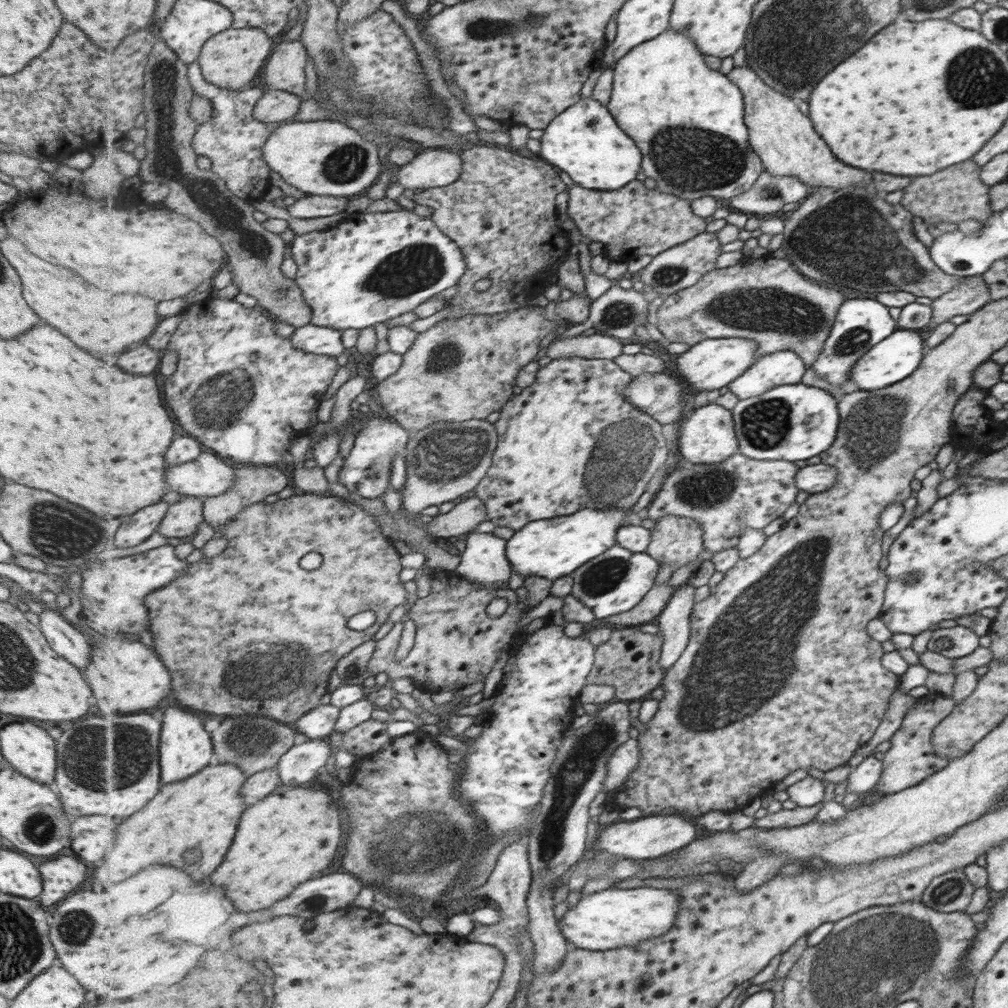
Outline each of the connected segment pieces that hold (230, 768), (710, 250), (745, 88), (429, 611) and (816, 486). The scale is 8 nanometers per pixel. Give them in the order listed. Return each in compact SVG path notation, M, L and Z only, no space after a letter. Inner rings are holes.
M223 762L209 765L201 774L191 776L189 784L185 780L181 784L166 784L153 804L147 804L141 812L137 812L137 816L131 816L121 824L117 856L109 850L107 856L101 858L101 866L93 870L93 878L103 884L115 884L131 878L151 864L169 864L177 868L197 864L197 870L185 872L193 878L197 872L197 880L207 878L225 860L235 840L235 832L247 803L241 792L248 777L240 766Z
M706 232L691 240L661 252L642 269L637 277L665 298L686 288L695 286L708 272L717 269L717 258L723 254L718 233Z
M750 66L735 67L728 76L740 85L745 98L746 122L752 147L762 158L771 176L796 176L810 190L818 187L835 190L867 186L871 176L859 168L849 168L839 162L825 142L813 132L811 122L797 110L791 97L785 96L769 85Z
M437 570L432 578L432 592L418 599L410 608L408 616L415 622L414 646L407 655L397 661L395 652L401 640L403 622L395 622L381 639L375 641L375 652L369 662L373 676L388 672L392 680L406 676L419 682L427 692L441 688L455 688L475 682L483 682L493 666L499 662L503 648L513 642L519 632L519 622L524 611L517 608L519 597L515 590L481 590L465 578L452 572ZM495 598L505 598L508 607L499 617L487 614L487 606Z
M819 463L806 465L799 469L795 477L795 485L799 486L803 495L815 495L829 490L835 483L837 470L833 466Z

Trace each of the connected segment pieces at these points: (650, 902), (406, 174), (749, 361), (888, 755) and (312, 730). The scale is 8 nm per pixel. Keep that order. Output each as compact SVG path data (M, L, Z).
M647 886L633 889L604 889L591 893L579 900L572 908L569 908L559 922L562 934L569 945L589 951L609 951L613 948L623 948L640 944L643 941L664 936L673 929L676 917L680 914L682 904L680 896L671 889L651 888Z
M424 147L413 162L400 167L396 182L407 190L427 190L456 183L463 172L463 151L452 152L444 147Z
M712 338L693 345L685 354L676 359L678 372L685 378L693 392L719 390L729 386L734 380L743 376L756 360L758 344L744 338Z
M940 695L933 700L925 700L921 704L912 702L912 707L905 713L899 729L888 740L890 747L880 760L881 774L873 788L877 793L891 794L915 786L948 763L946 758L934 754L930 740L935 726L951 712L954 704L955 702L949 697L945 698Z
M329 703L317 705L311 712L296 721L298 732L311 739L331 737L340 717L340 708Z

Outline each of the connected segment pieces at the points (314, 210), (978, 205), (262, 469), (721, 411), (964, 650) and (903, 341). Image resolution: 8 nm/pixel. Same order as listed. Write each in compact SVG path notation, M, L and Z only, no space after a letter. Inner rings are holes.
M306 195L286 206L288 214L293 218L321 218L345 212L350 205L350 197L336 197L331 195Z
M965 160L965 164L957 164L957 168L945 168L945 172L935 172L933 176L915 178L909 186L903 188L901 206L912 216L919 216L927 226L936 223L943 224L943 222L953 222L957 225L957 220L966 216L984 222L992 213L988 203L990 186L980 181L979 171L980 167L973 164L973 160ZM935 212L941 216L931 216Z
M238 464L236 466L237 484L227 492L224 492L223 495L208 497L204 501L204 518L214 529L239 520L239 514L245 512L245 508L251 508L253 506L252 504L265 500L267 496L285 490L291 483L289 476L283 470L276 468L275 465L259 466Z
M709 403L694 409L692 413L686 412L686 421L682 425L679 433L678 446L683 458L694 464L720 464L729 461L731 457L737 455L740 450L740 440L736 435L736 423L732 410L727 410L719 404Z
M959 624L932 630L932 635L927 641L926 650L949 659L961 658L971 654L977 648L977 636L970 628Z
M899 328L897 332L892 332L891 335L873 345L860 359L856 360L848 380L857 384L859 390L875 391L893 386L919 369L919 360L923 356L921 348L923 348L921 338L914 331Z

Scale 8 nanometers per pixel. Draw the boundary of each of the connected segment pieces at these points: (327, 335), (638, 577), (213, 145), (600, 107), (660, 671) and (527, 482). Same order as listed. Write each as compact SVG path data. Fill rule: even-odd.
M313 322L301 328L295 327L290 339L298 349L315 355L337 357L345 352L342 331L315 325Z
M616 544L603 555L589 560L573 572L573 596L580 598L596 613L597 619L608 619L635 608L655 587L660 561L646 552L631 552Z
M205 81L201 86L200 96L206 96L213 106L212 118L198 128L194 136L194 149L199 156L211 160L211 169L229 185L229 190L234 192L239 199L252 200L264 199L271 190L271 169L265 162L262 148L271 136L273 126L254 117L257 102L265 94L265 90L251 87L234 91L224 89Z
M592 97L579 100L553 119L544 130L540 148L538 157L565 171L576 184L598 191L619 191L627 187L637 178L643 160L639 146L620 127L608 106Z
M636 627L614 630L609 642L597 649L596 662L588 676L588 684L613 685L616 688L616 700L629 702L647 696L664 682L666 670L660 665L663 644L664 635L661 631L649 634Z
M561 357L552 359L548 365L541 368L533 384L525 387L521 393L504 404L501 415L495 422L499 439L494 462L480 487L475 490L476 496L481 497L487 506L487 520L497 527L511 527L518 531L537 520L570 516L591 508L605 510L607 506L599 504L589 496L585 486L585 472L601 432L615 422L633 418L639 424L647 424L653 430L655 438L661 442L655 462L661 462L663 466L669 456L669 450L663 436L662 424L649 413L637 410L636 405L626 398L626 390L634 379L635 377L621 368L614 359Z

